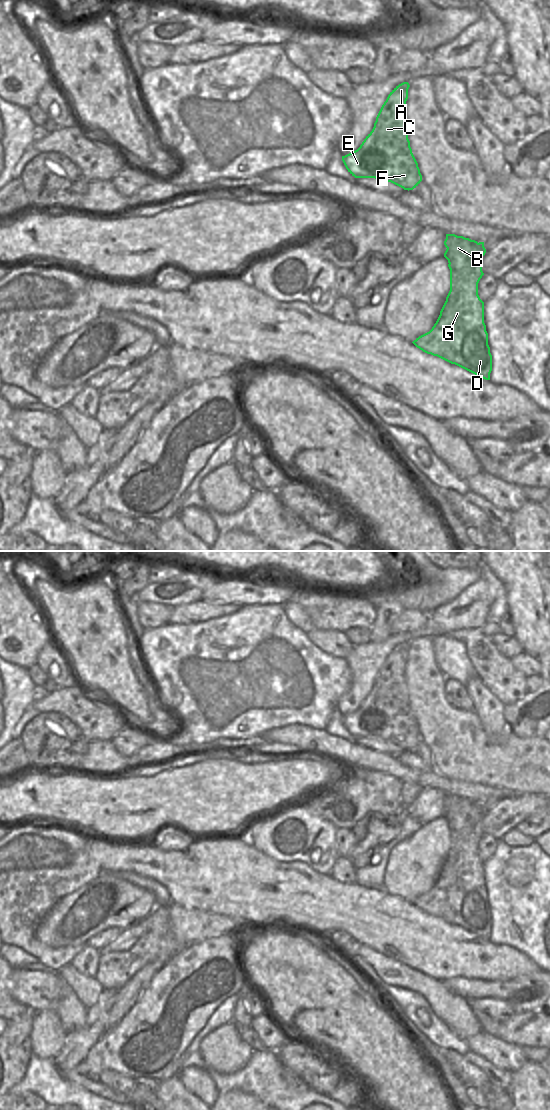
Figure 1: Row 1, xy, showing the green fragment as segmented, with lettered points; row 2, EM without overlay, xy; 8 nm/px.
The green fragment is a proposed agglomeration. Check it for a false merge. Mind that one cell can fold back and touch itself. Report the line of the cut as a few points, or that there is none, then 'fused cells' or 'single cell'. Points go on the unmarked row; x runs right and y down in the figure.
xy (481, 821), (468, 824), (462, 829), (455, 829), (449, 824) | fused cells

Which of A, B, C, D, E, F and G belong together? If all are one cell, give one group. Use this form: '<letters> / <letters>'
A B C E F / D G

